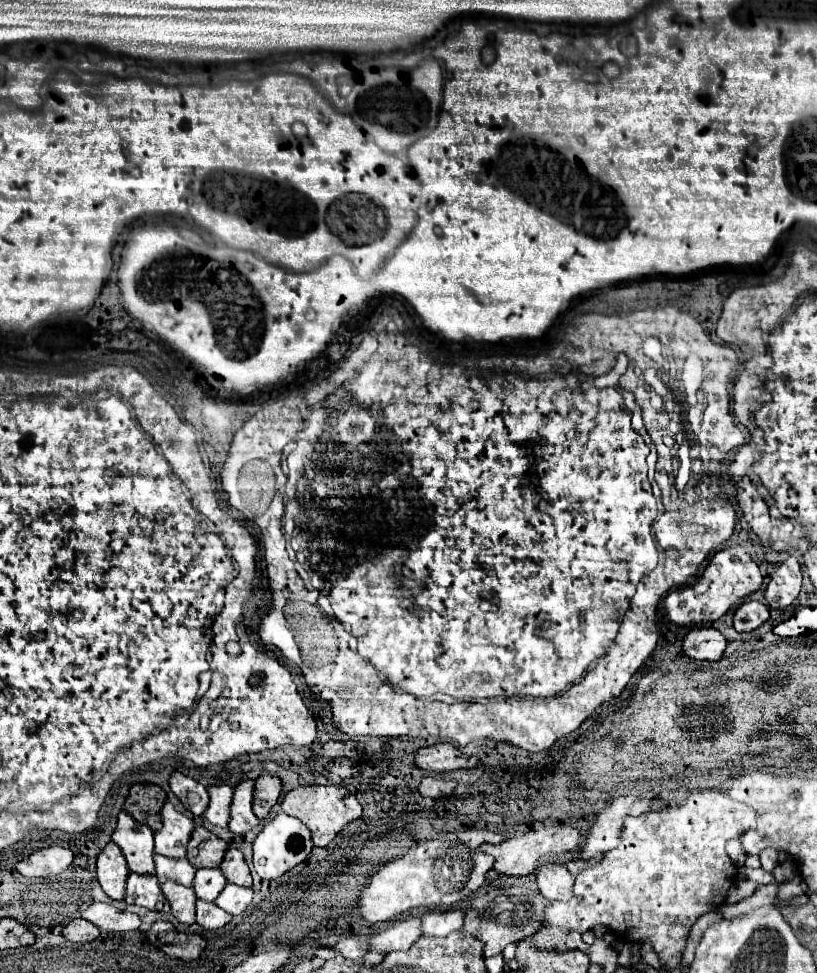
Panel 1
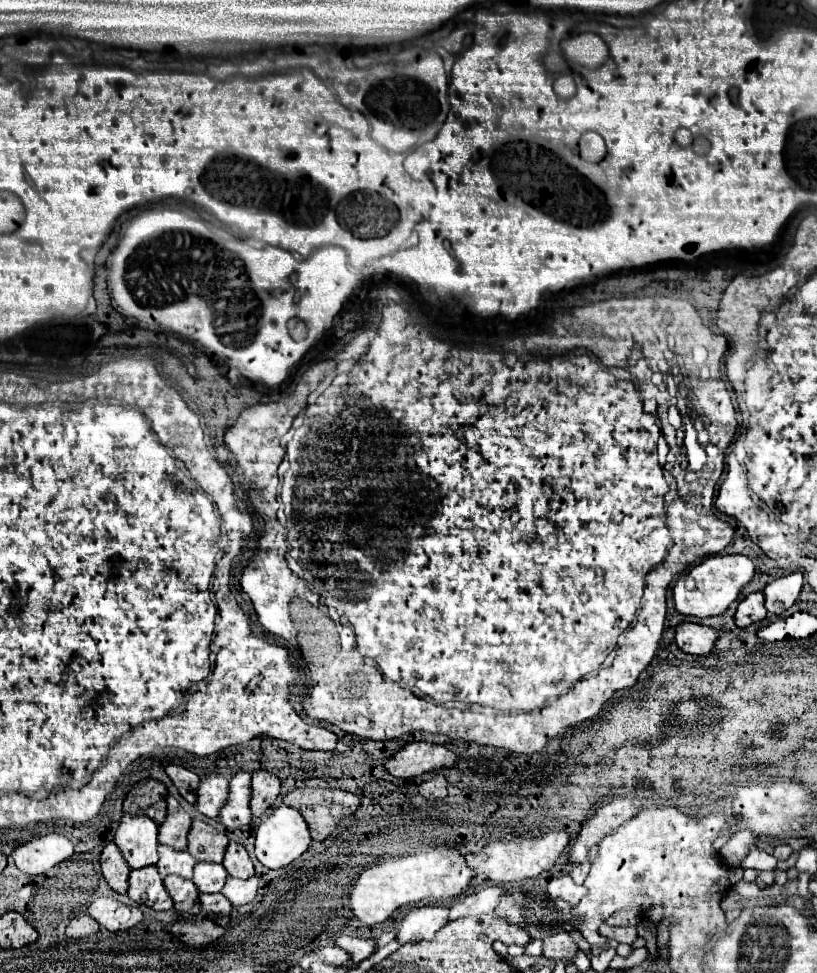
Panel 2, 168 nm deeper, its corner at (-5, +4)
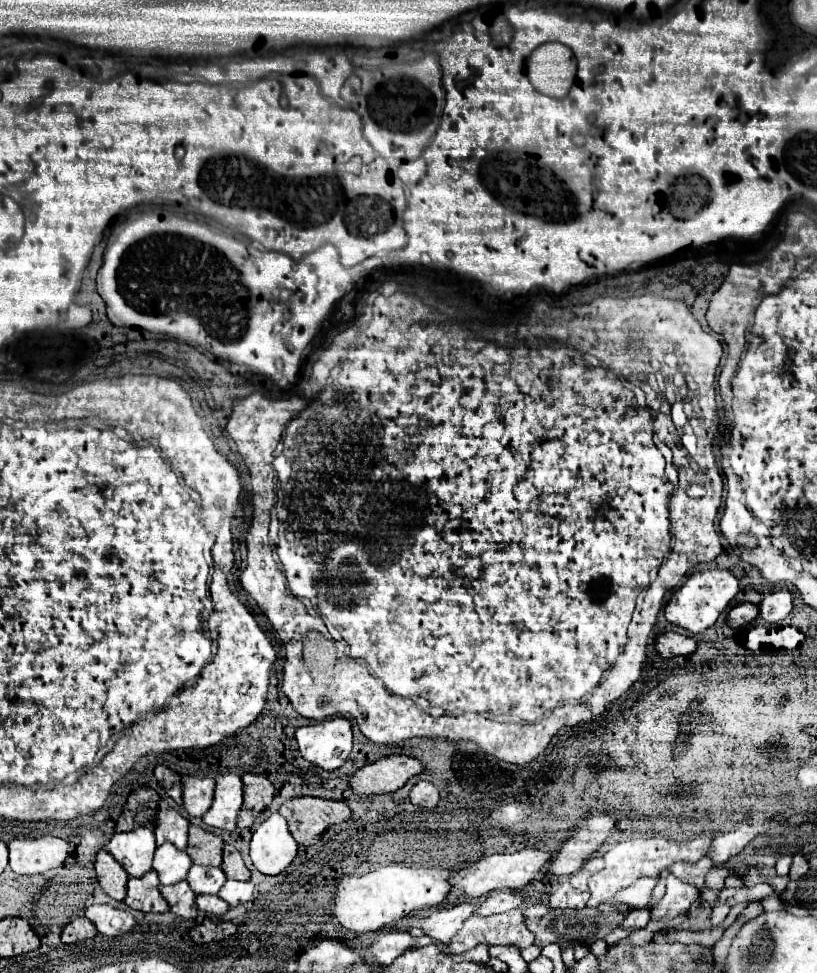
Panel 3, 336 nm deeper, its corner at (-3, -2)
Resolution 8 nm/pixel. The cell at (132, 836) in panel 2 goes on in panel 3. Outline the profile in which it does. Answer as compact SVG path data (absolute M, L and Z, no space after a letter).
M140 826L132 832L114 834L106 844L106 850L130 876L144 876L148 870L152 870L154 848L154 832L146 826Z

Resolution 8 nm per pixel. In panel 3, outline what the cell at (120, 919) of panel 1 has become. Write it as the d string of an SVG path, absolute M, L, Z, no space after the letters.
M108 904L86 908L86 918L104 936L120 936L120 934L126 934L136 924L136 920L134 920L132 914L128 914L126 910L108 906Z

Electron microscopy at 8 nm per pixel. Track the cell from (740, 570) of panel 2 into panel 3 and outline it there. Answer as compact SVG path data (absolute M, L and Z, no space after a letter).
M714 568L714 570L704 570L704 572L694 572L684 584L682 588L678 588L670 602L666 604L664 608L664 614L666 614L666 620L676 624L676 626L682 626L694 634L710 628L718 616L722 614L722 610L730 604L730 600L738 594L740 590L740 580L730 572L730 570L724 570L724 568Z

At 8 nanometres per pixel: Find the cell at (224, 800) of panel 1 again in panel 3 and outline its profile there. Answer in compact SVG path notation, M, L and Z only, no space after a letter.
M184 776L184 808L190 816L202 818L208 812L208 806L214 798L214 778L198 778L198 776Z

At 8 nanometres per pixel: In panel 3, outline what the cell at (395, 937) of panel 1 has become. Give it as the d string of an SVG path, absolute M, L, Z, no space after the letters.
M458 904L452 908L444 908L440 912L432 912L430 916L424 918L422 930L426 936L448 944L450 938L460 930L462 922L468 916L472 916L472 912L474 912L472 904Z

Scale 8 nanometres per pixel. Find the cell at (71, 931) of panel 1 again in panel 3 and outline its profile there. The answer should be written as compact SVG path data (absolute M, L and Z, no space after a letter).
M76 918L70 924L66 924L64 930L62 930L62 942L64 944L82 942L82 940L88 940L88 938L94 938L94 936L96 936L96 928L86 918Z

